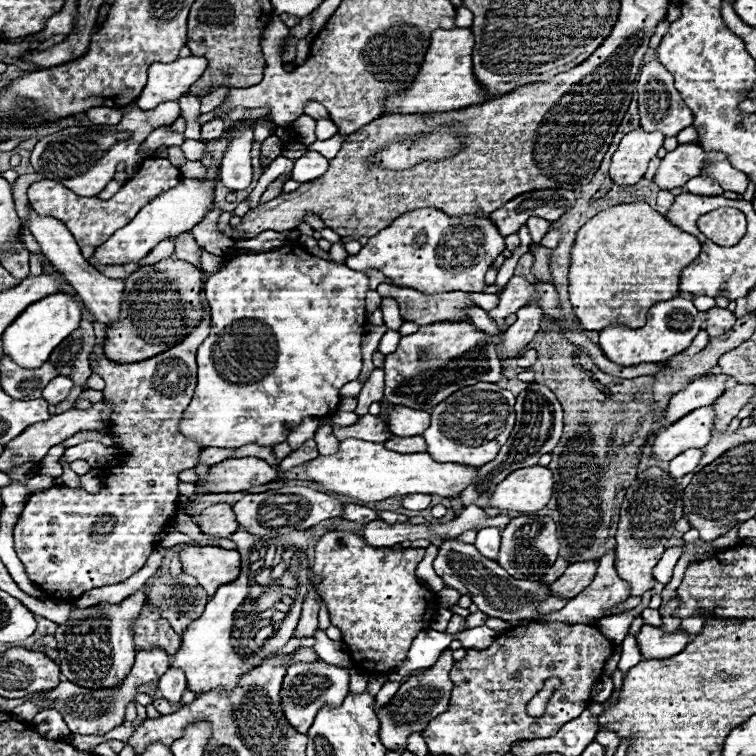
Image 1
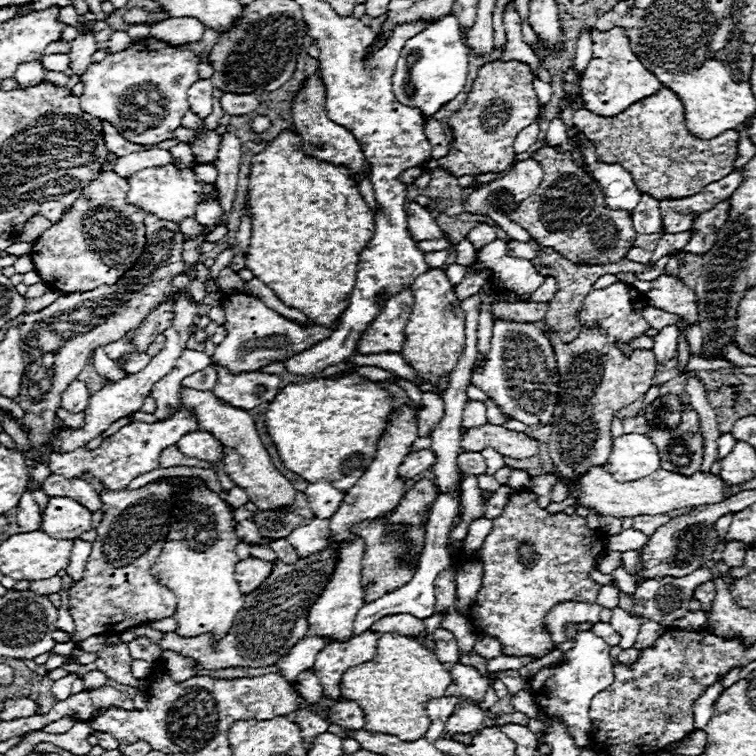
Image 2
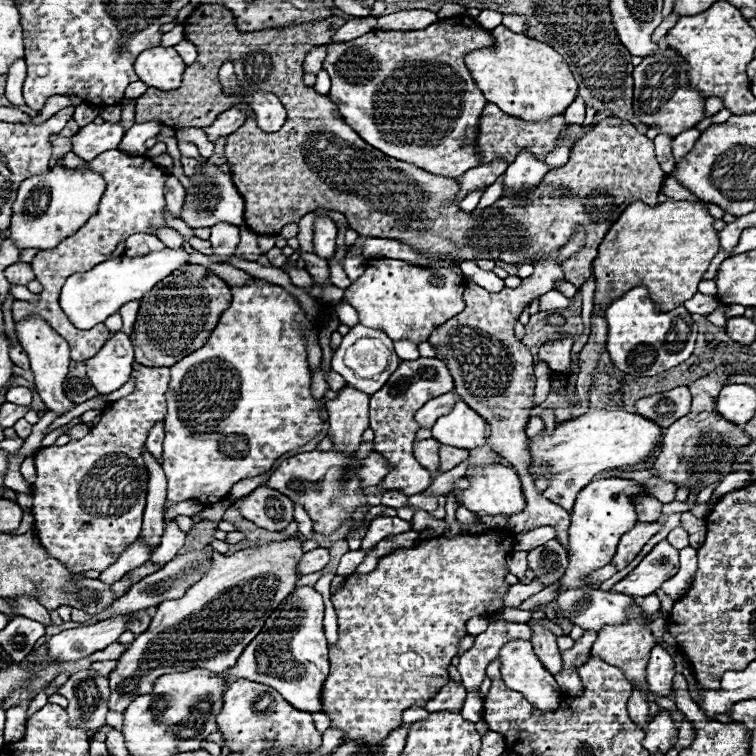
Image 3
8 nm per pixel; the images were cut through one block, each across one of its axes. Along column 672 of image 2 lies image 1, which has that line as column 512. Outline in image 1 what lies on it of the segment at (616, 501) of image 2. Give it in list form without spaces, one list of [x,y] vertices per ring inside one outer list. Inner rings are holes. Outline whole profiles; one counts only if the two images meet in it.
[[[546,466],[520,468],[496,486],[490,506],[500,510],[536,512],[548,504],[552,488],[554,478]]]

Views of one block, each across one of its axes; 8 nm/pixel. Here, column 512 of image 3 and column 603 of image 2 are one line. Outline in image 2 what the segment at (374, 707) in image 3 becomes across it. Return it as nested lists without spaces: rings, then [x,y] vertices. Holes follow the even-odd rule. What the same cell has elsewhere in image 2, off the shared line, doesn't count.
[[[530,490],[512,494],[502,514],[494,518],[494,528],[482,548],[472,556],[484,566],[480,591],[468,612],[474,632],[496,636],[506,656],[546,656],[546,650],[552,648],[552,638],[542,626],[548,610],[564,600],[594,602],[598,596],[600,584],[590,580],[588,574],[596,570],[604,538],[606,534],[588,528],[582,516],[550,514],[540,508]]]

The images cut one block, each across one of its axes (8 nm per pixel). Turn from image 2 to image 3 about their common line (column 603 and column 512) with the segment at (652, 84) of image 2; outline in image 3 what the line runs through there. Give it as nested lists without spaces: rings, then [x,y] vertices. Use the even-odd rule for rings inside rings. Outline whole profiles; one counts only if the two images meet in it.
[[[502,24],[492,30],[494,46],[466,56],[466,64],[488,102],[522,120],[550,120],[564,114],[578,96],[578,84],[562,56],[544,42],[516,34]]]

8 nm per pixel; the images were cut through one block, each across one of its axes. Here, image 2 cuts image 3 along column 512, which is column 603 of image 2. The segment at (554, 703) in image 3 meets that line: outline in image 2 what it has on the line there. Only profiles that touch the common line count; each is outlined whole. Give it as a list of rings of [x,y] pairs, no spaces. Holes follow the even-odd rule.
[[[566,624],[566,638],[572,640],[574,646],[568,652],[564,652],[560,662],[546,666],[532,678],[528,678],[528,684],[534,698],[558,698],[558,700],[534,700],[534,702],[548,716],[558,716],[564,722],[574,744],[578,748],[584,748],[590,742],[590,730],[592,730],[592,722],[588,716],[590,702],[598,692],[606,690],[614,682],[610,646],[588,630],[578,632],[576,624]]]

